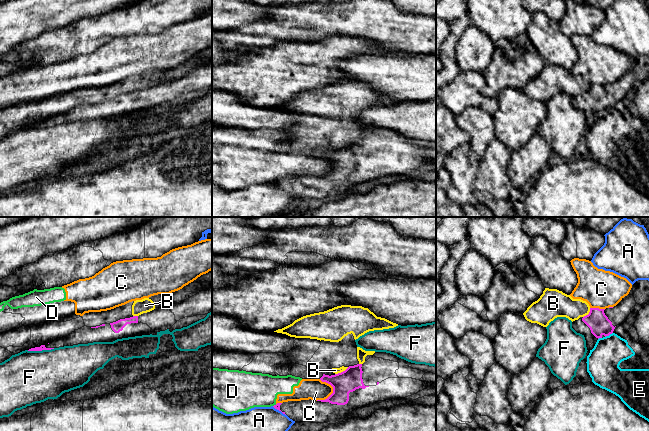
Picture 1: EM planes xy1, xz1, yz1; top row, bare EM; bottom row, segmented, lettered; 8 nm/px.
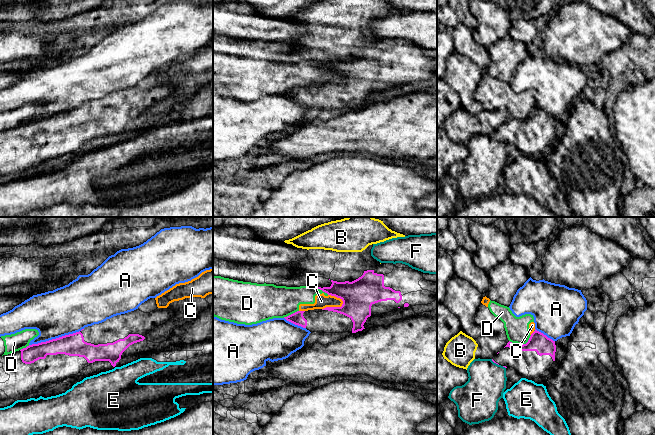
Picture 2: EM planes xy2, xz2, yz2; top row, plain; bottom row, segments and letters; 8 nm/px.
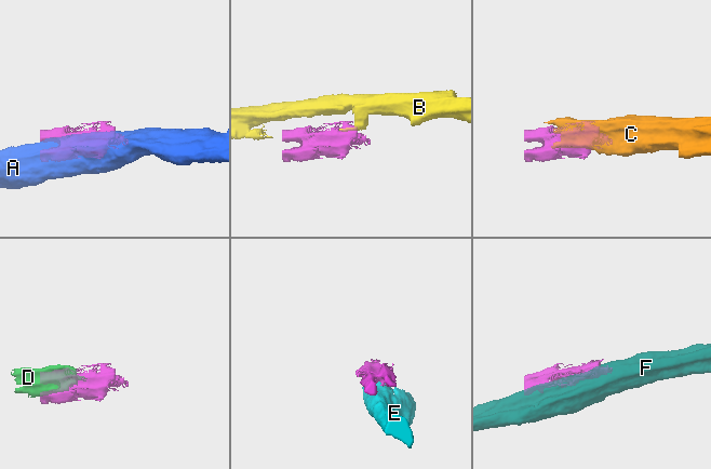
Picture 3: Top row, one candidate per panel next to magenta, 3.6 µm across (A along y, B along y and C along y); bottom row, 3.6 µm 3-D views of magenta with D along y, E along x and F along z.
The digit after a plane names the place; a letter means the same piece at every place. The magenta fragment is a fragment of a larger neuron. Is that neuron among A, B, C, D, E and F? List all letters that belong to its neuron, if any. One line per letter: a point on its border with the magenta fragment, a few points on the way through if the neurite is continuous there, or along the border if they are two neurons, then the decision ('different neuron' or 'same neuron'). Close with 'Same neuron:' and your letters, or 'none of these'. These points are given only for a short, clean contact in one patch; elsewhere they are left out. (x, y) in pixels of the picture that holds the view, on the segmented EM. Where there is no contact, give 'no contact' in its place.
A: xy2 (56, 338) | different neuron
B: xz1 (341, 372) | along xz1 (348, 367), (335, 374) | different neuron
C: xz2 (333, 307) | different neuron
D: yz2 (521, 345) | different neuron
E: yz1 (608, 335) | different neuron
F: xy1 (40, 350) | different neuron
Same neuron: none of these

